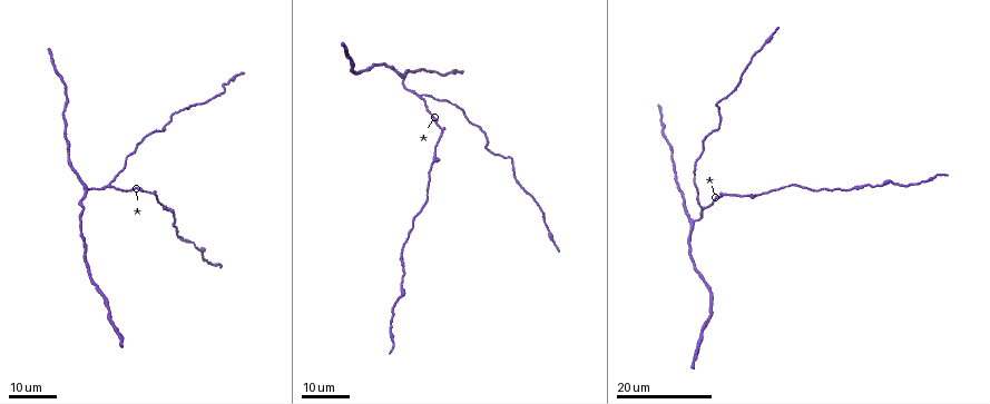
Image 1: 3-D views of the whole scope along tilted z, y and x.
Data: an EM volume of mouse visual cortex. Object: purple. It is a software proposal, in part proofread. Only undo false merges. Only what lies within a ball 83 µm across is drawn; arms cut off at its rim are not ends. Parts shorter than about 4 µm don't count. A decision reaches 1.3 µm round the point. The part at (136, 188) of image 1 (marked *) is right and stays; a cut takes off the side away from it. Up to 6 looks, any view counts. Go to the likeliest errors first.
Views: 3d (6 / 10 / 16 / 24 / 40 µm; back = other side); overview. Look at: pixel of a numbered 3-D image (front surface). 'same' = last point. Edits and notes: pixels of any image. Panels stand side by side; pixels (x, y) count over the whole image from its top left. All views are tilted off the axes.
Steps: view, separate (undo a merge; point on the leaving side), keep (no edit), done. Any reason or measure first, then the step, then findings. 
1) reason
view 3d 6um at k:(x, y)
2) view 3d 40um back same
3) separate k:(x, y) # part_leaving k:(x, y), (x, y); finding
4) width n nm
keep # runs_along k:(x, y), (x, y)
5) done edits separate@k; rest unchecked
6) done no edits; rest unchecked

a fork
view 3d 16um at 1:(108, 183)

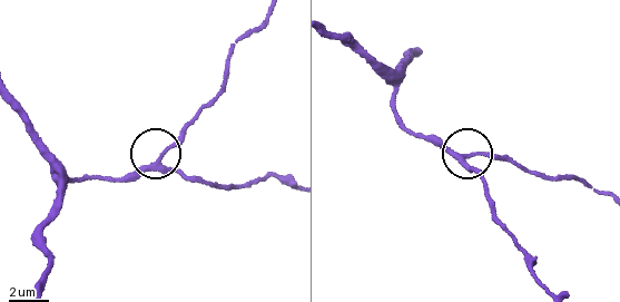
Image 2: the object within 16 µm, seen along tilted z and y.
view 3d 10um at 2:(460, 154)

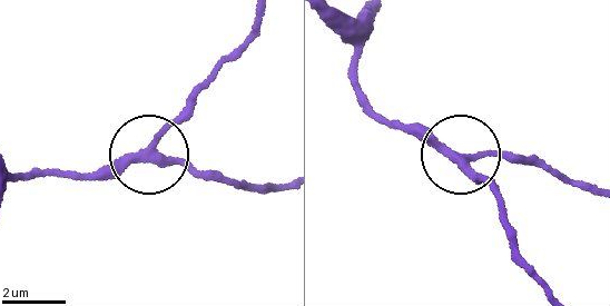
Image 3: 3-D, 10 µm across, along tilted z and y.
side_arm 49 um
keep # runs_along 3:(548, 287), (517, 248), (499, 199), (458, 154), (401, 119); all the same cell

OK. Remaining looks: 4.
a fork
view 3d 16um at 1:(403, 77)

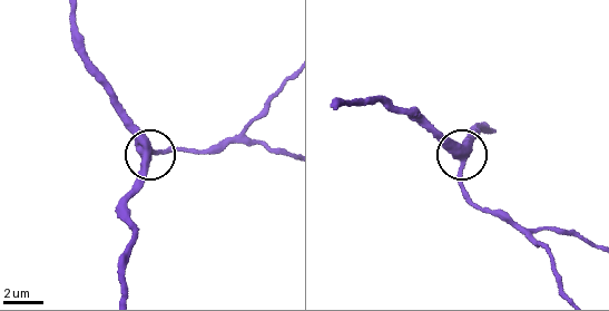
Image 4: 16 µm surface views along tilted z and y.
view 3d 10um at 4:(462, 145)

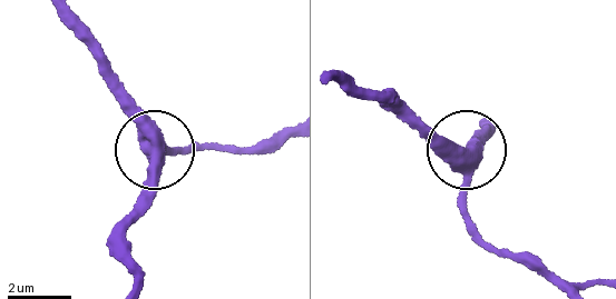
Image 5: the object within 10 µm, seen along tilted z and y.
width 450 nm
keep # runs_along 5:(550, 281), (488, 250), (470, 222), (472, 130); one cell here

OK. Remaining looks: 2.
thin neck
view 3d 16um at 1:(743, 75)

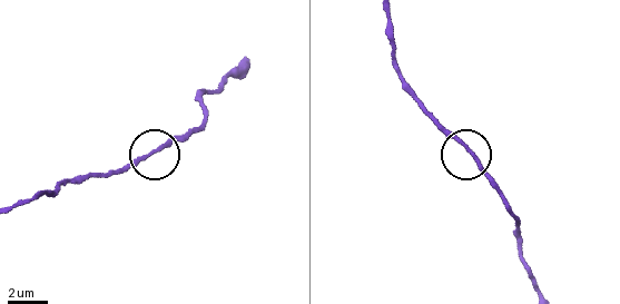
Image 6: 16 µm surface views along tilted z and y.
zoom in
view 3d 6um at 6:(154, 152)

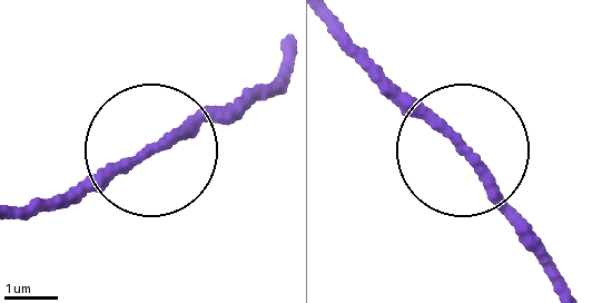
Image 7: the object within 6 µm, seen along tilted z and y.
keep # runs_along 7:(326, 20), (544, 253); one cell here

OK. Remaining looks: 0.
done no edits; rest unchecked

